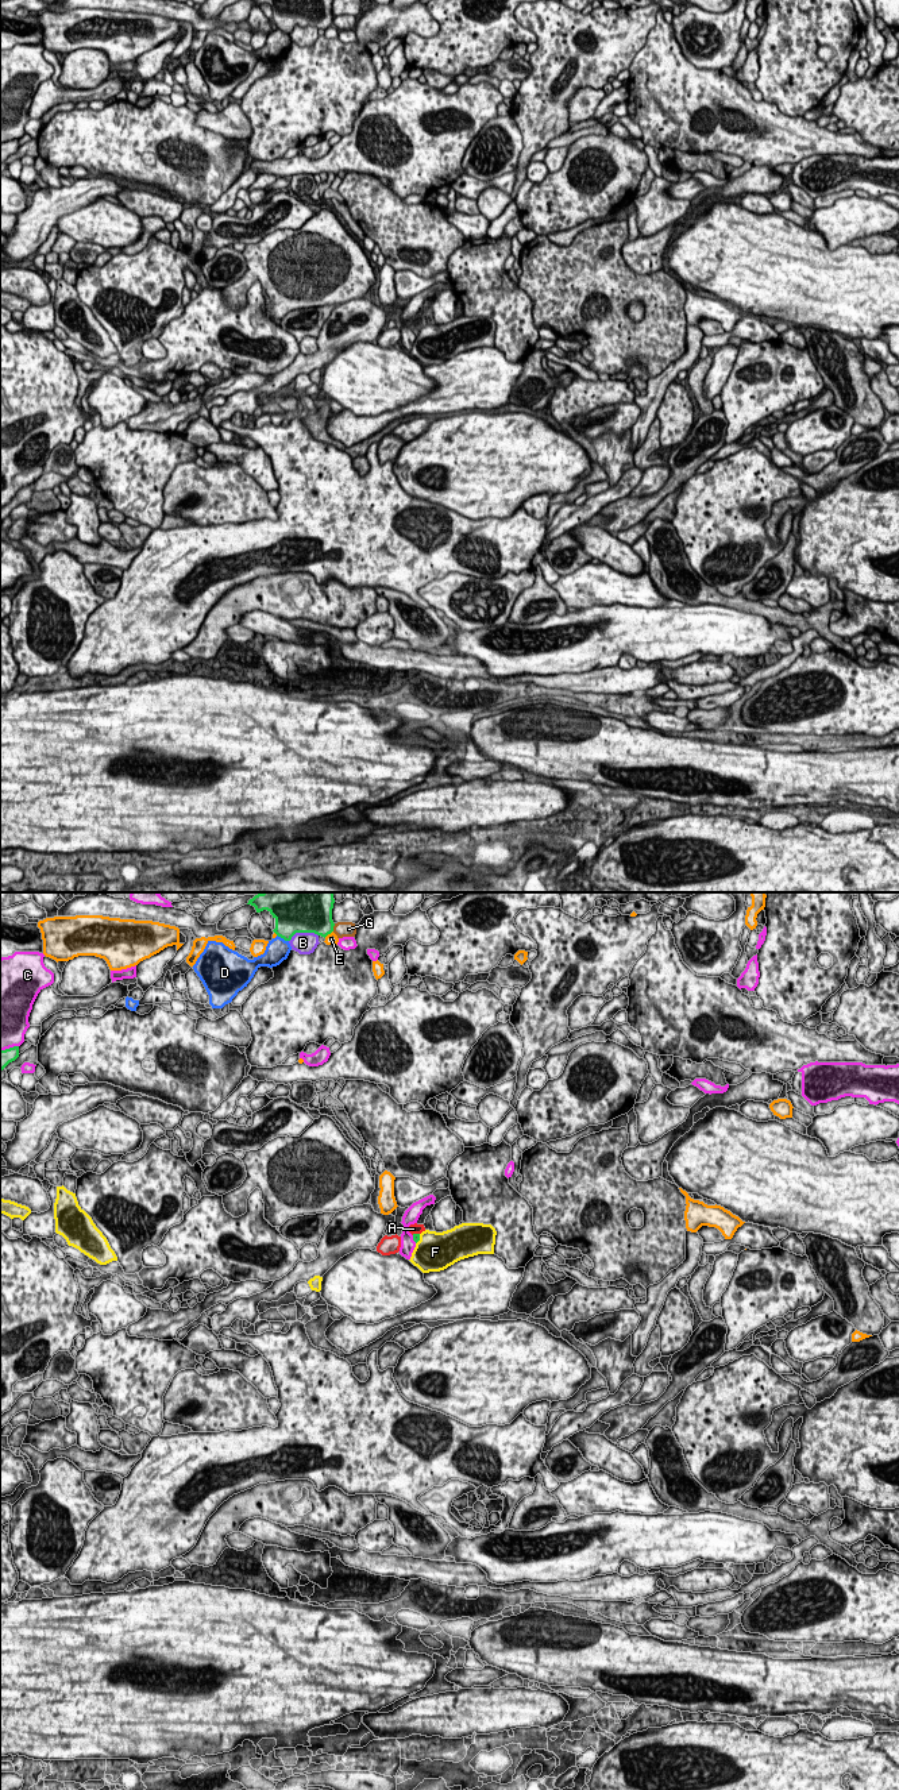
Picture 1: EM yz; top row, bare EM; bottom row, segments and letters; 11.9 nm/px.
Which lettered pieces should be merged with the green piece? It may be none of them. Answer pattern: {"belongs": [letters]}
{"belongs": []}

